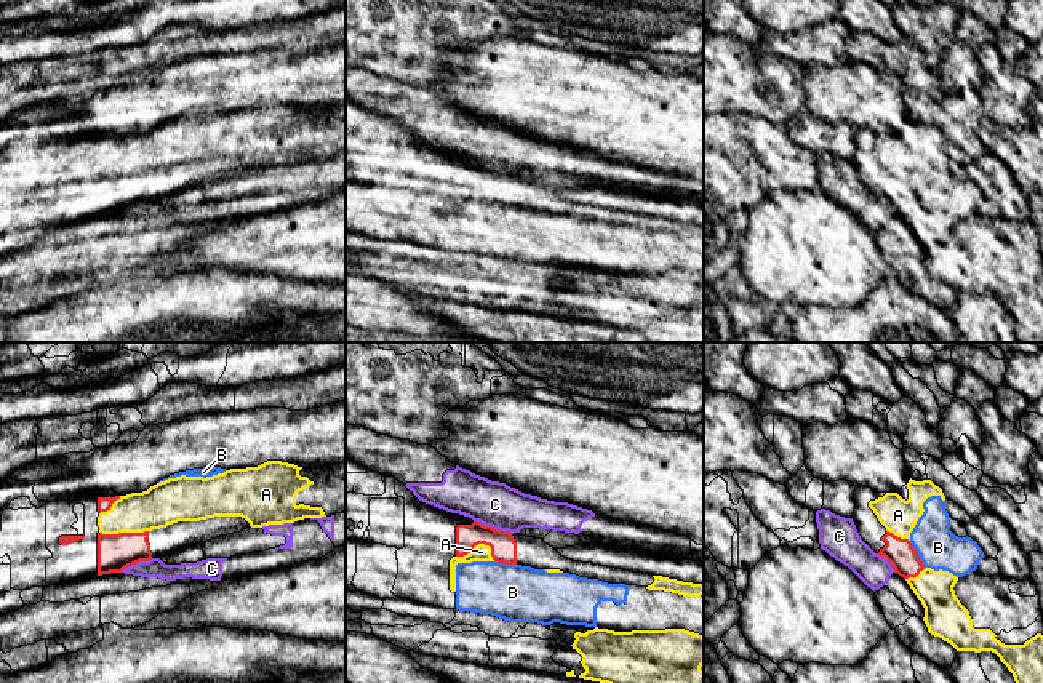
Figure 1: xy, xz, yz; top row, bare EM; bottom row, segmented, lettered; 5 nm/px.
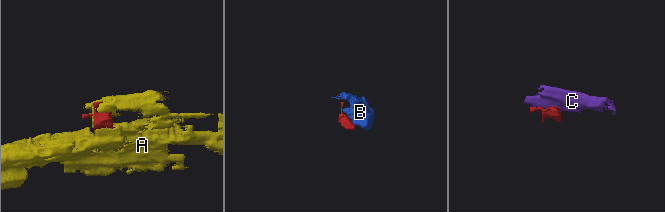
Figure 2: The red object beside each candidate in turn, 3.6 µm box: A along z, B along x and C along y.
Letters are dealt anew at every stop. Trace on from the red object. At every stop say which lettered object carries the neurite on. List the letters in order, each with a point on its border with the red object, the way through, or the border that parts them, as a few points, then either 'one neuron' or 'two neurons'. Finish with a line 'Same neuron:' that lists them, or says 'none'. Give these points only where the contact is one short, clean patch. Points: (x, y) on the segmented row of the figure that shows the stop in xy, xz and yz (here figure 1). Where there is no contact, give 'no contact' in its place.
A: meets red in xz at (480, 543); two neurons
B: meets red in yz at (917, 554); one neuron
C: meets red in xz at (493, 528); border along xz (474, 520), (512, 533); two neurons
Same neuron: B

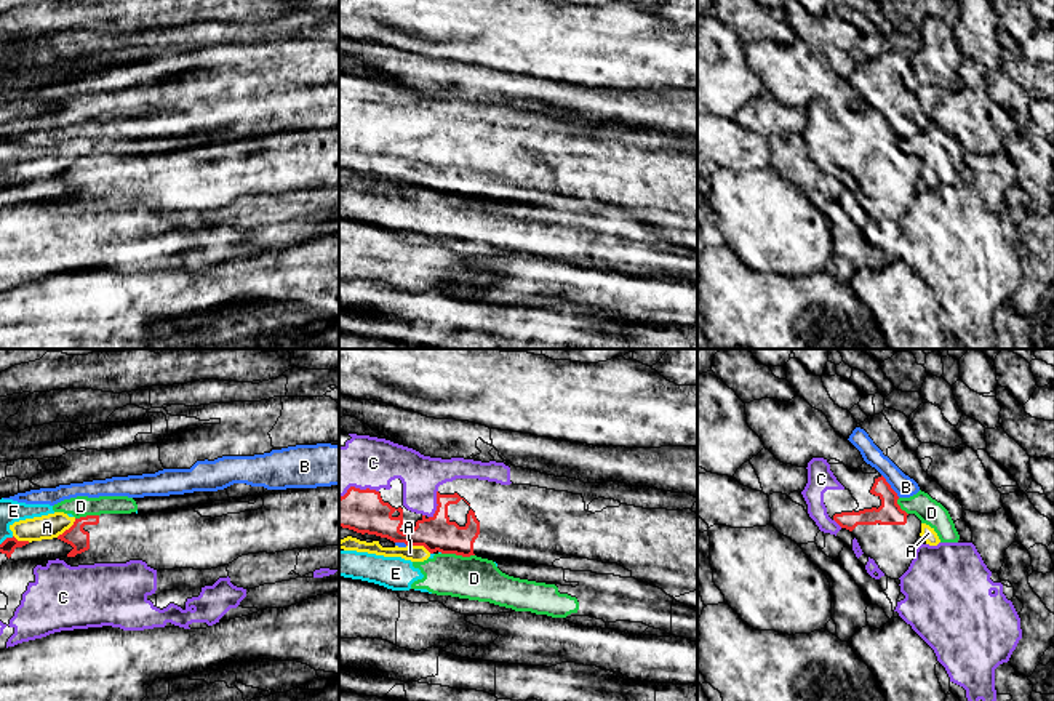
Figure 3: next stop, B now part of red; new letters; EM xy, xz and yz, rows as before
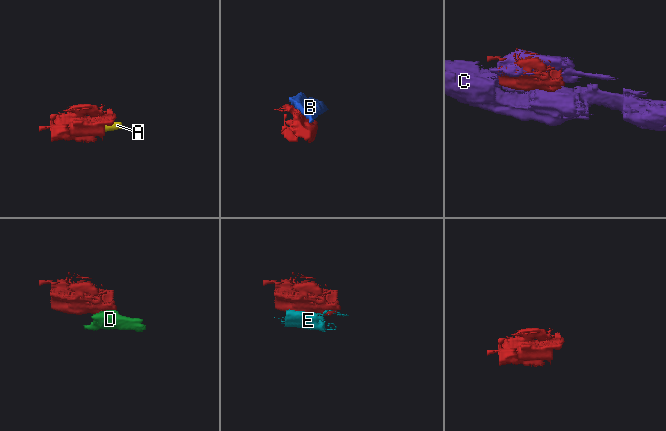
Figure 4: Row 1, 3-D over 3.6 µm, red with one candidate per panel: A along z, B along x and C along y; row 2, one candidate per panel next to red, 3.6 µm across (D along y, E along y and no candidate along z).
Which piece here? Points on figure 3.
A: meets red in xz at (419, 544); two neurons
B: meets red in yz at (890, 485); two neurons
C: meets red in xz at (437, 503); two neurons
D: meets red in xz at (458, 554); border along xz (442, 552), (474, 556); two neurons
E: meets red in xy at (7, 538); two neurons
Same neuron: none

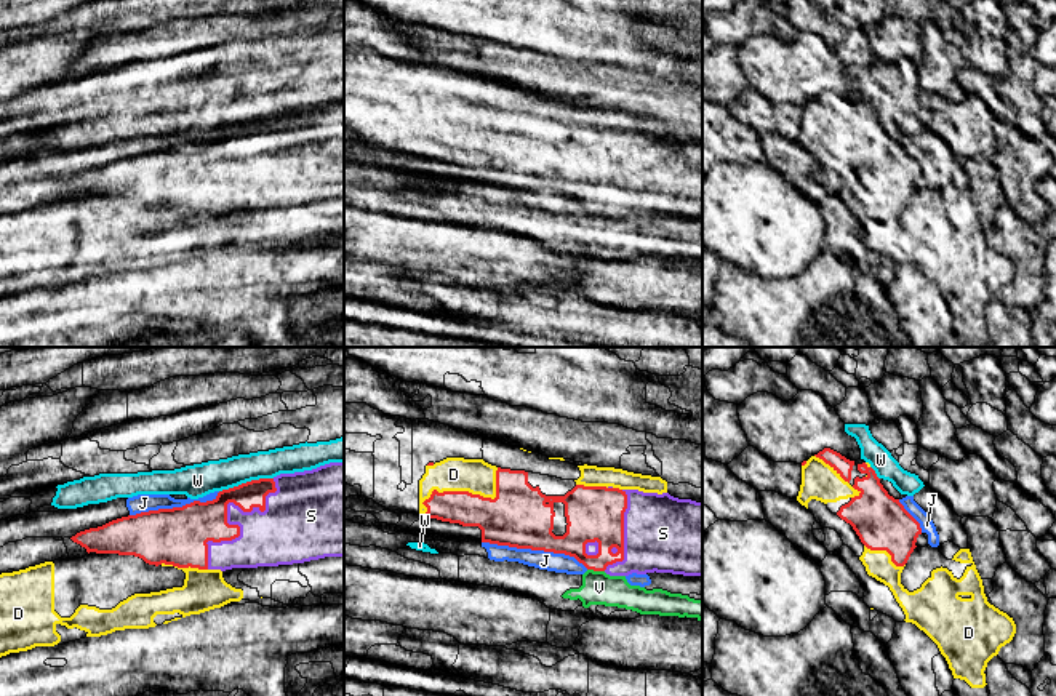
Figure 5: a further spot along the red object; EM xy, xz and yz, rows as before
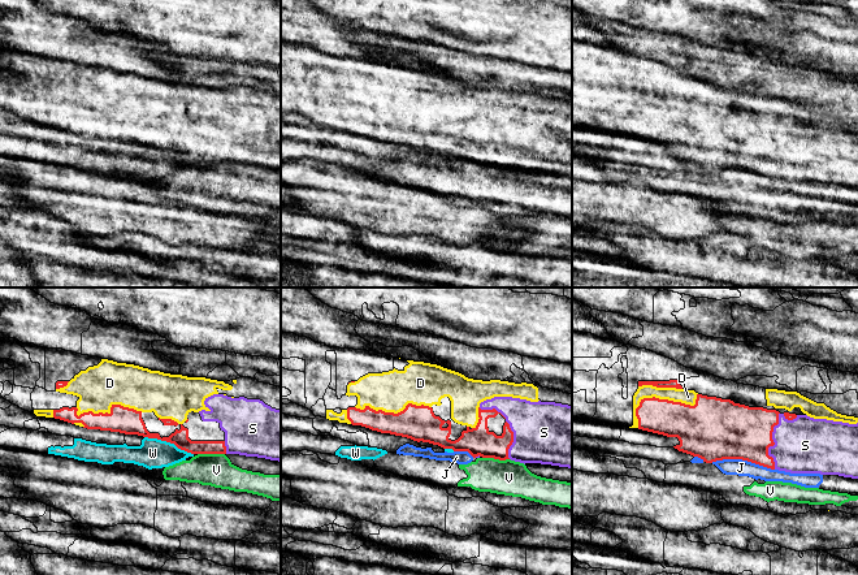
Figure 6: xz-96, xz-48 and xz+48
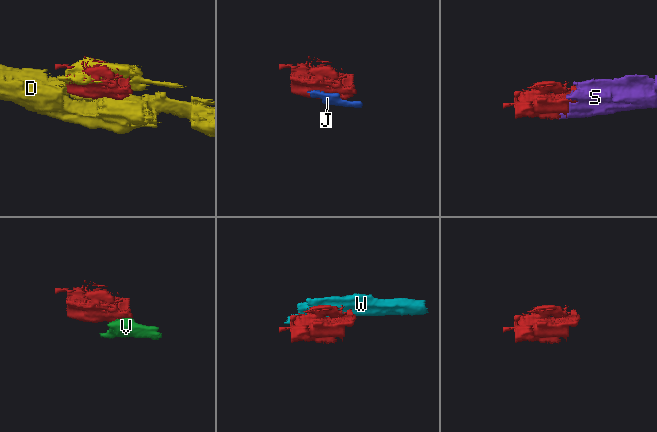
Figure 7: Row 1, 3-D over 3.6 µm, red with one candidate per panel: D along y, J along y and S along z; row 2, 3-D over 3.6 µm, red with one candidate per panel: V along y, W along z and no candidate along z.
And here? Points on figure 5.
D: meets red in xz at (466, 492); two neurons
J: meets red in xz at (535, 549); two neurons
S: meets red in xy at (226, 517); one neuron
V: meets red in xz at (596, 570); border along xz (588, 568), (604, 572); two neurons
W: meets red in xy at (247, 482); two neurons
Same neuron: S

